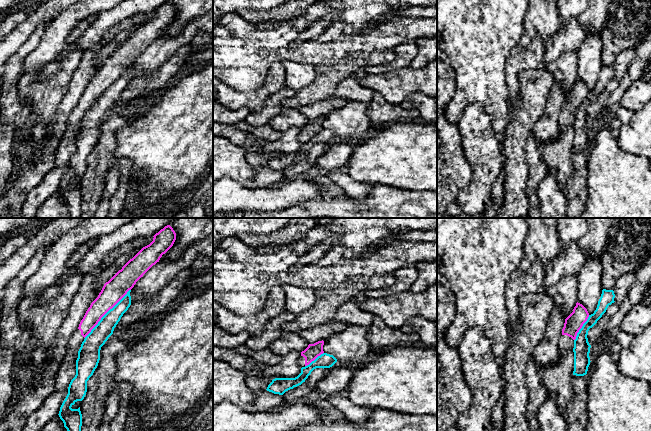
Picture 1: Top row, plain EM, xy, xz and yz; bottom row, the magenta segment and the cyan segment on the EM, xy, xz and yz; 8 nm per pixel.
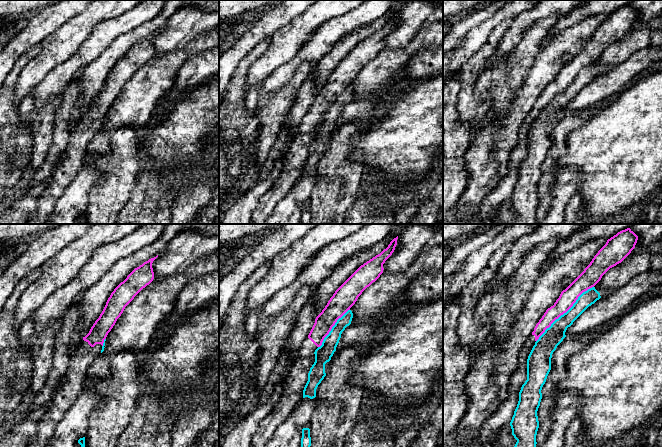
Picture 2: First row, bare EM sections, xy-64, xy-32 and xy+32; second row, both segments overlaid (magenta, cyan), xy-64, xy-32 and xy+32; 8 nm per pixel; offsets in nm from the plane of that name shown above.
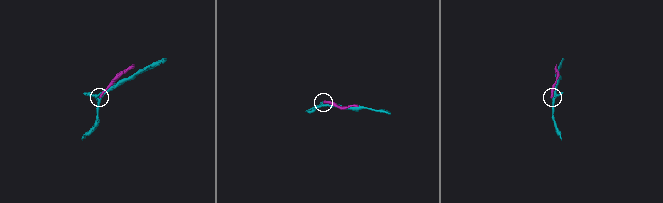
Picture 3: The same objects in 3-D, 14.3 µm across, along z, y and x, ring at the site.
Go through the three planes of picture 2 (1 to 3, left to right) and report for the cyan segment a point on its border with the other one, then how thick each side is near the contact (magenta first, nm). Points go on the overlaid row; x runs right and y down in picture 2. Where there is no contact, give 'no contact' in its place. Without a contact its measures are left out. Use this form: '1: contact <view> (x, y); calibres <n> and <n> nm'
1: contact xy-64 (103, 342); calibres 140 and 20 nm
2: contact xy-32 (331, 328); calibres 180 and 140 nm
3: contact xy+32 (564, 312); calibres 140 and 160 nm

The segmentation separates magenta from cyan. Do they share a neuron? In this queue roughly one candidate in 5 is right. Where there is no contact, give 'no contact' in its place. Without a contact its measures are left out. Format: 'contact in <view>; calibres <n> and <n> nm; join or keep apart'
contact in xy; calibres 180 and 150 nm; keep apart

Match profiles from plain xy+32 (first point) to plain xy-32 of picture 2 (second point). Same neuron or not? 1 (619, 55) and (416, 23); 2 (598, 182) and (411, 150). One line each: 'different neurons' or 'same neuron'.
1: different neurons
2: same neuron

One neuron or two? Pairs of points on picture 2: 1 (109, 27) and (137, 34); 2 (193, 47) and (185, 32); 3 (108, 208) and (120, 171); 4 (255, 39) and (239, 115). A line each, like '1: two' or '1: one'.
1: two
2: two
3: one
4: two

